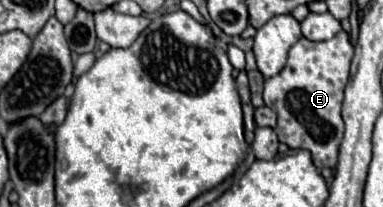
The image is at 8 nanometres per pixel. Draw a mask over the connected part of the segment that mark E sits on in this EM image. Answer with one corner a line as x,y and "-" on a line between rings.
344,30
324,42
312,42
300,38
288,54
288,62
278,76
264,82
264,104
278,114
278,126
274,128
278,140
290,148
304,148
312,154
316,168
334,168
338,148
344,134
344,122
340,116
344,102
344,88
350,76
350,62
354,46

